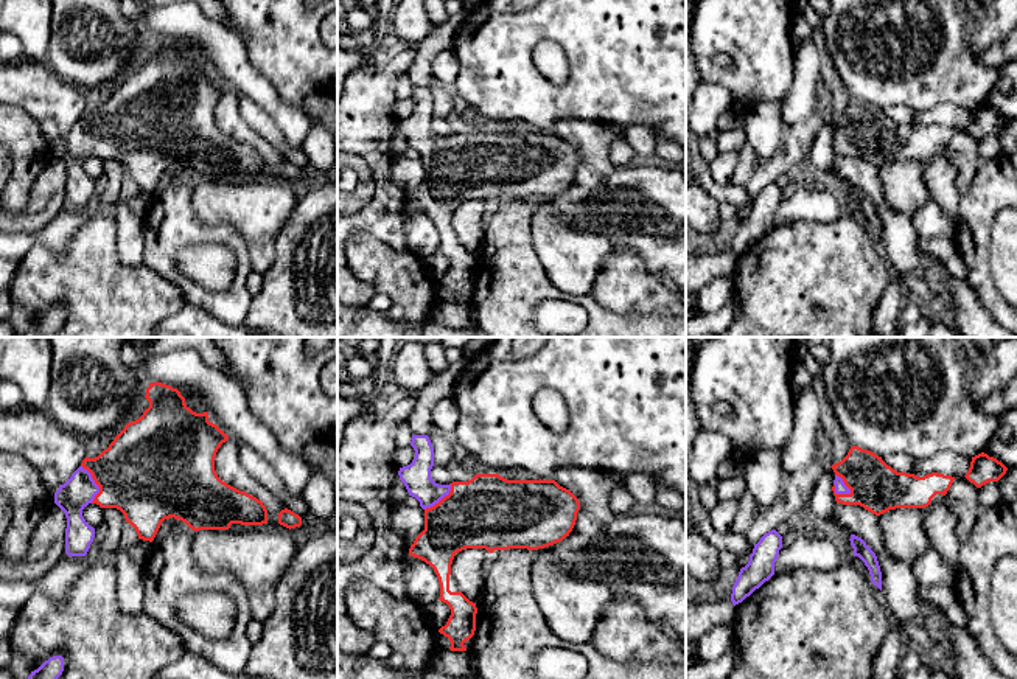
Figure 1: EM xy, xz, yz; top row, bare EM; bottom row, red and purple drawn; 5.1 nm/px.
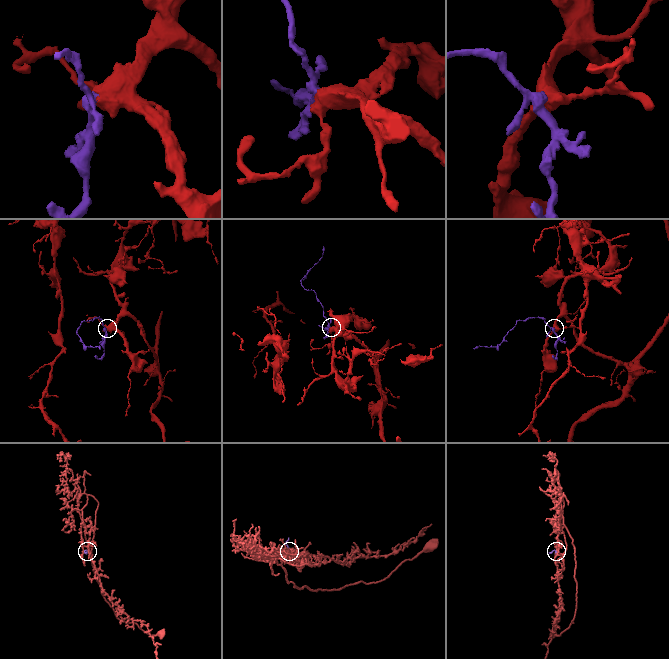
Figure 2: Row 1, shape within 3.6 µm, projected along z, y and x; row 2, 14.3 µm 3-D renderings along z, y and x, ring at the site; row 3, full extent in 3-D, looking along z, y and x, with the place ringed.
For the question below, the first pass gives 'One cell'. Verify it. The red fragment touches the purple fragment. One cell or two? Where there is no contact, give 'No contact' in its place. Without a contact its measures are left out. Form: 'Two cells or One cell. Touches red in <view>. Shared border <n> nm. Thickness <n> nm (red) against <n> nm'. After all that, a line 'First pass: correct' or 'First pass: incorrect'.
One cell. Touches red in yz. Shared border 130 nm. Thickness 260 nm (red) against 60 nm
First pass: correct

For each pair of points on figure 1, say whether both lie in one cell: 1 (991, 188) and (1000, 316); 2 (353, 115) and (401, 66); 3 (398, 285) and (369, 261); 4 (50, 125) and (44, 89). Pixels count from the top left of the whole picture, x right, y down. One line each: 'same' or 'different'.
1: same
2: same
3: same
4: different

